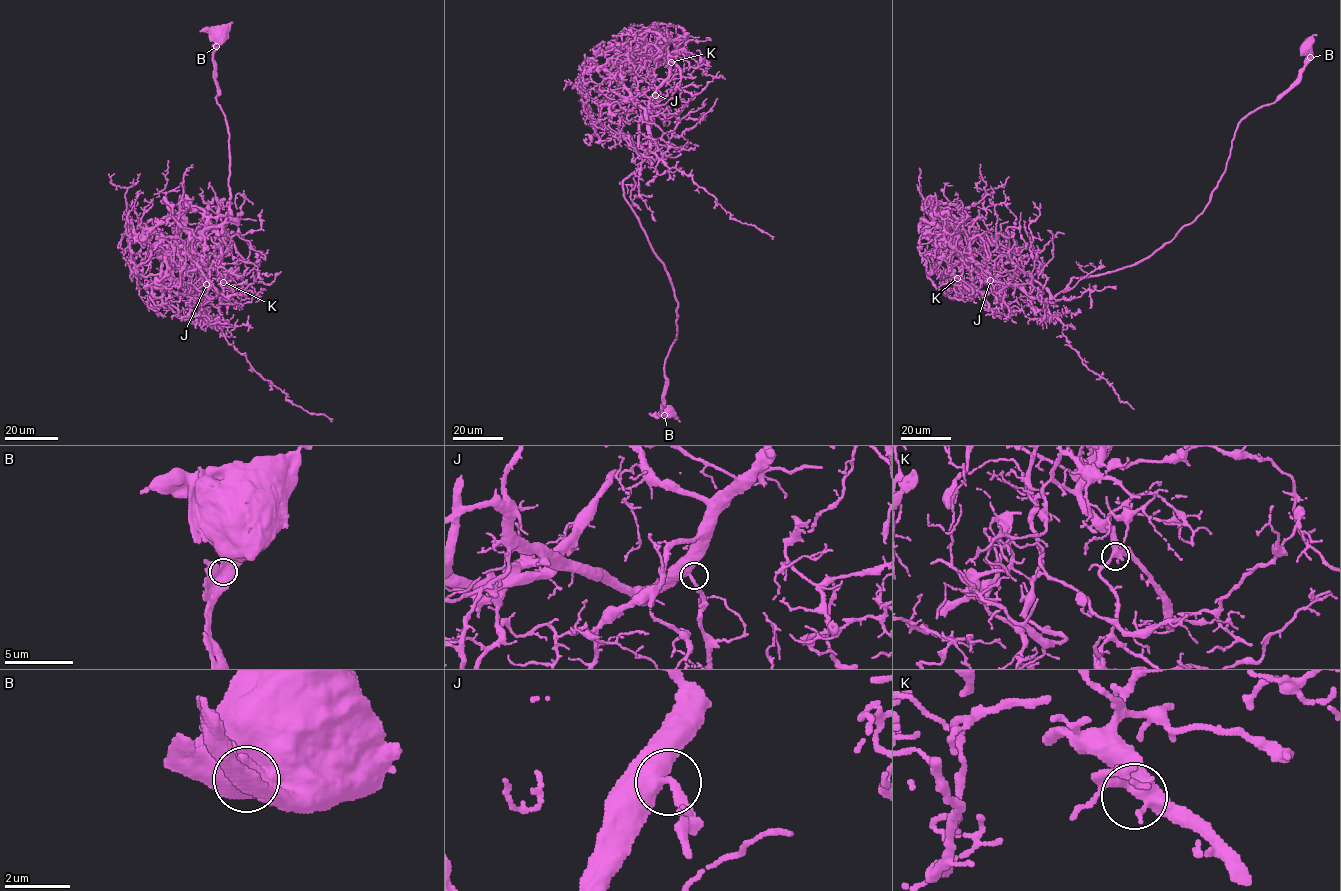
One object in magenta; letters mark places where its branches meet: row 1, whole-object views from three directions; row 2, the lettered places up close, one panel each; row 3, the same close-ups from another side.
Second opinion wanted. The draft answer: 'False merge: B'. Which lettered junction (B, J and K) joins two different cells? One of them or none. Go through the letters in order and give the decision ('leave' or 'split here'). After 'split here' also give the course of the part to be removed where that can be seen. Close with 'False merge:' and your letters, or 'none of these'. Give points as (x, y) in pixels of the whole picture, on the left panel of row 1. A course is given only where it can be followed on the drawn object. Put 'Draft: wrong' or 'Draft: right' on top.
Draft: wrong
B: leave
J: leave
K: leave
False merge: none of these

